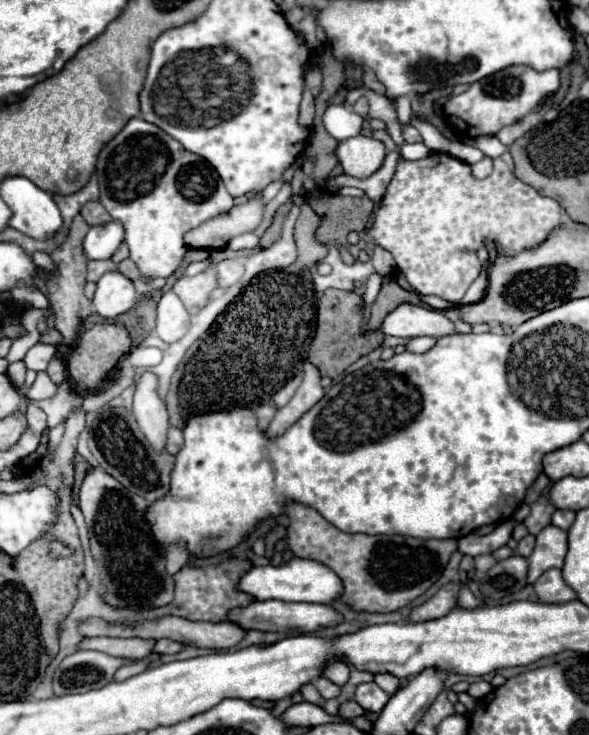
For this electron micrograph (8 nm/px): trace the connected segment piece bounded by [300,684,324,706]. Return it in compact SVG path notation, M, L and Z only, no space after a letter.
M310 684L310 686L304 686L300 692L302 692L302 696L304 696L306 702L312 702L312 704L324 706L324 698L318 694L318 690L316 690L312 684Z

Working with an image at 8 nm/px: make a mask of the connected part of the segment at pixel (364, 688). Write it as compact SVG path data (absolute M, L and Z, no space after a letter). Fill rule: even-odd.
M374 682L360 684L360 686L356 688L356 696L354 696L354 700L356 700L364 710L376 712L376 714L386 706L388 698L390 698L390 696L388 696L380 686L376 686Z

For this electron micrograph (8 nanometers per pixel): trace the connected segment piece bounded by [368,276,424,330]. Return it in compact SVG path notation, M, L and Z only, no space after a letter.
M386 276L382 280L382 290L372 306L372 314L368 320L368 330L378 330L382 320L386 318L386 314L390 314L396 306L410 302L410 304L418 304L424 306L422 298L416 292L408 292L404 288L400 288L400 284L394 280L394 276Z

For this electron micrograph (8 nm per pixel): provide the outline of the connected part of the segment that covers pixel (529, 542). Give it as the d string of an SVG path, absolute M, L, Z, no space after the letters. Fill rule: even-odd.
M528 534L528 536L524 536L520 542L518 542L518 548L516 548L516 552L520 554L520 556L524 556L524 558L528 558L530 554L532 554L532 550L534 550L534 542L536 542L536 538L532 536L532 534Z

